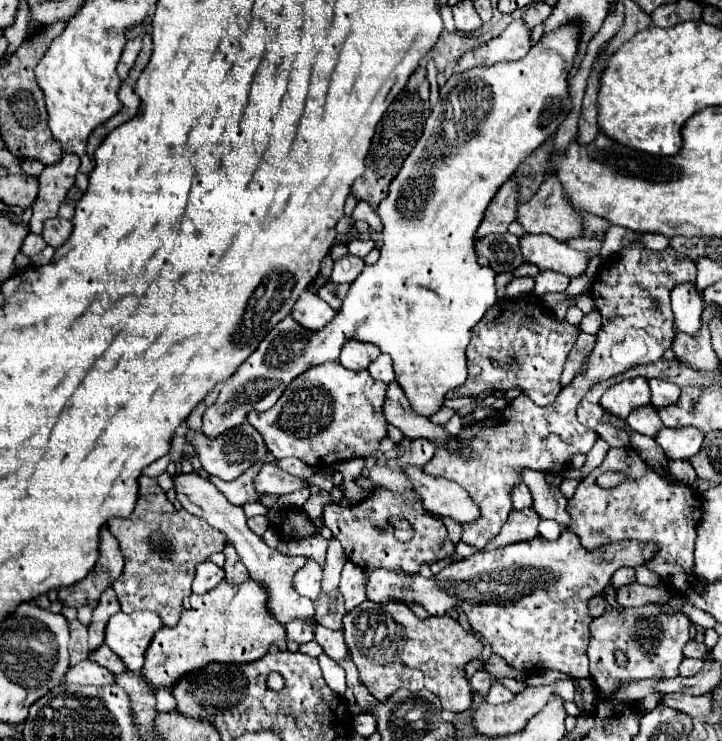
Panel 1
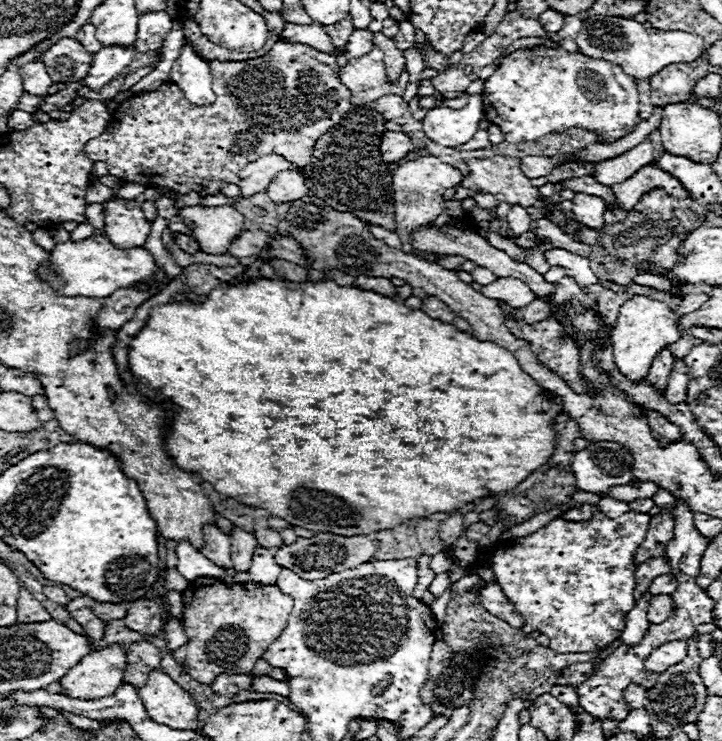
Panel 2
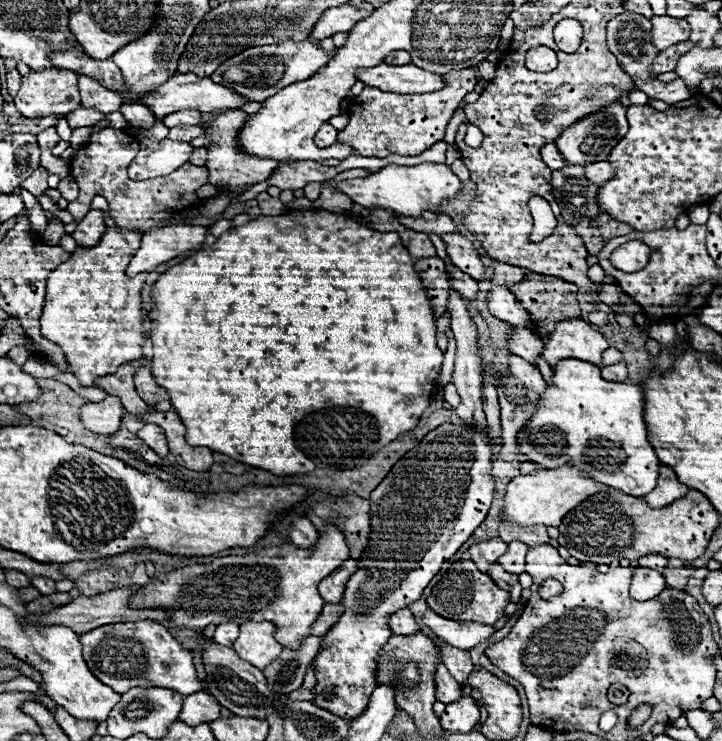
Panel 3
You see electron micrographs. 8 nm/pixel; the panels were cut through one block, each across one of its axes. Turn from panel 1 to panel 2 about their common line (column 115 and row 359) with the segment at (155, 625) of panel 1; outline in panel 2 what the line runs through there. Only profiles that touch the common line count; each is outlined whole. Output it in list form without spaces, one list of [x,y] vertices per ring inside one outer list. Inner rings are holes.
[[[636,294],[630,300],[624,302],[614,332],[612,332],[612,348],[614,348],[614,362],[618,370],[628,376],[630,380],[646,378],[648,368],[656,356],[656,352],[668,344],[674,344],[682,338],[682,332],[678,330],[676,316],[668,308],[666,302],[654,300],[652,296]]]

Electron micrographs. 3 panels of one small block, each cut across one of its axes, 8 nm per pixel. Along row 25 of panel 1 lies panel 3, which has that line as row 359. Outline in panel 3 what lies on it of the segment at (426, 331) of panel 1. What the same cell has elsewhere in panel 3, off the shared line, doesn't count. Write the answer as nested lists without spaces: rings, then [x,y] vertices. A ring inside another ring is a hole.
[[[562,360],[554,368],[554,378],[548,390],[542,394],[542,402],[534,418],[526,422],[518,436],[522,454],[526,460],[542,464],[544,468],[574,466],[588,474],[596,482],[618,488],[630,496],[646,496],[656,486],[660,460],[648,442],[648,430],[644,422],[644,388],[640,384],[608,382],[600,376],[600,366],[582,360]]]

